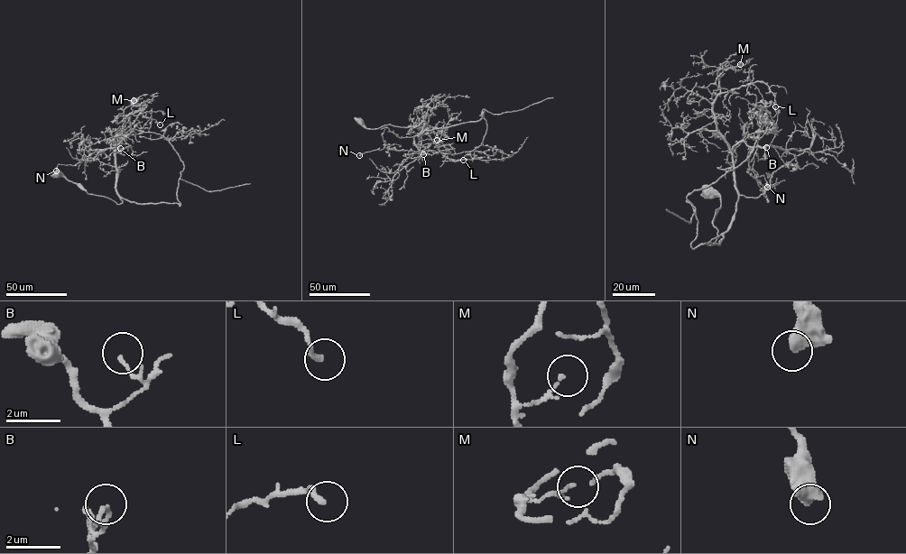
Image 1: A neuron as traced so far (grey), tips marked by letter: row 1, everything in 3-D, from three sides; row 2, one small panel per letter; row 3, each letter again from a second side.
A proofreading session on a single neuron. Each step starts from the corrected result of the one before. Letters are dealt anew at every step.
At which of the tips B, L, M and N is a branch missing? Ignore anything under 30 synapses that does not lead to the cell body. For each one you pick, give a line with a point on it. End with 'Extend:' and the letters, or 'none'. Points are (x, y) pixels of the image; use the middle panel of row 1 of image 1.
Extend: none

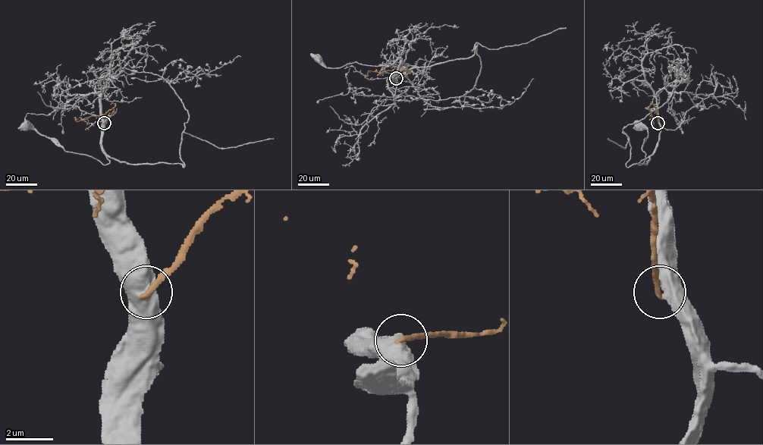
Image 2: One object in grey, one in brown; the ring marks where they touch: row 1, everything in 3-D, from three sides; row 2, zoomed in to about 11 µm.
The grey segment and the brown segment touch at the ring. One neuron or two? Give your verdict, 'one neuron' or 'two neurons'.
one neuron

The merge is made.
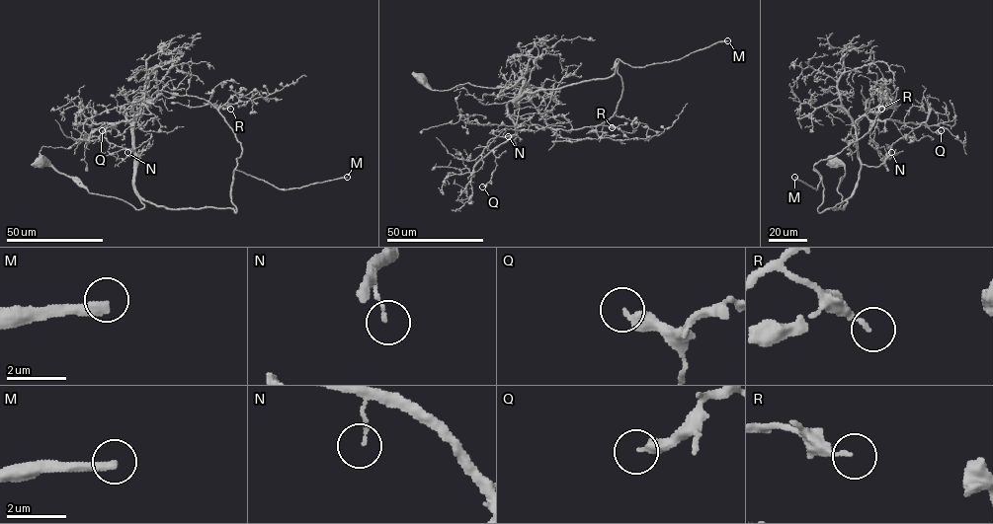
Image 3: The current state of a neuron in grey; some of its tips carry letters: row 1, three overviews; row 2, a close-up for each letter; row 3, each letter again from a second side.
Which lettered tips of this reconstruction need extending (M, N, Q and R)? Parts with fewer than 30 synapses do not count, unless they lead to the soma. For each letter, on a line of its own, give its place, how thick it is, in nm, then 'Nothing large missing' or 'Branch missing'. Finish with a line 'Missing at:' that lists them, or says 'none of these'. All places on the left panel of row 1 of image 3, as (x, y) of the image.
M: Place: (347, 177). Thickness 320 nm. Branch missing
N: Place: (127, 152). Thickness 100 nm. Nothing large missing
Q: Place: (102, 130). Thickness 360 nm. Nothing large missing
R: Place: (230, 109). Thickness 130 nm. Nothing large missing
Missing at: M

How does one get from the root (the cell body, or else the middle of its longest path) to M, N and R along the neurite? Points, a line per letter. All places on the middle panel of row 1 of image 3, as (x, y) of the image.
M: (420, 79), (448, 90), (508, 88), (523, 78), (521, 96), (608, 78), (618, 58), (644, 67), (727, 40)
N: (420, 79), (432, 90), (448, 90), (465, 83), (508, 88), (523, 78), (516, 102), (517, 134), (508, 136)
R: (420, 79), (448, 90), (465, 83), (508, 88), (523, 78), (509, 113), (543, 129), (612, 127)

